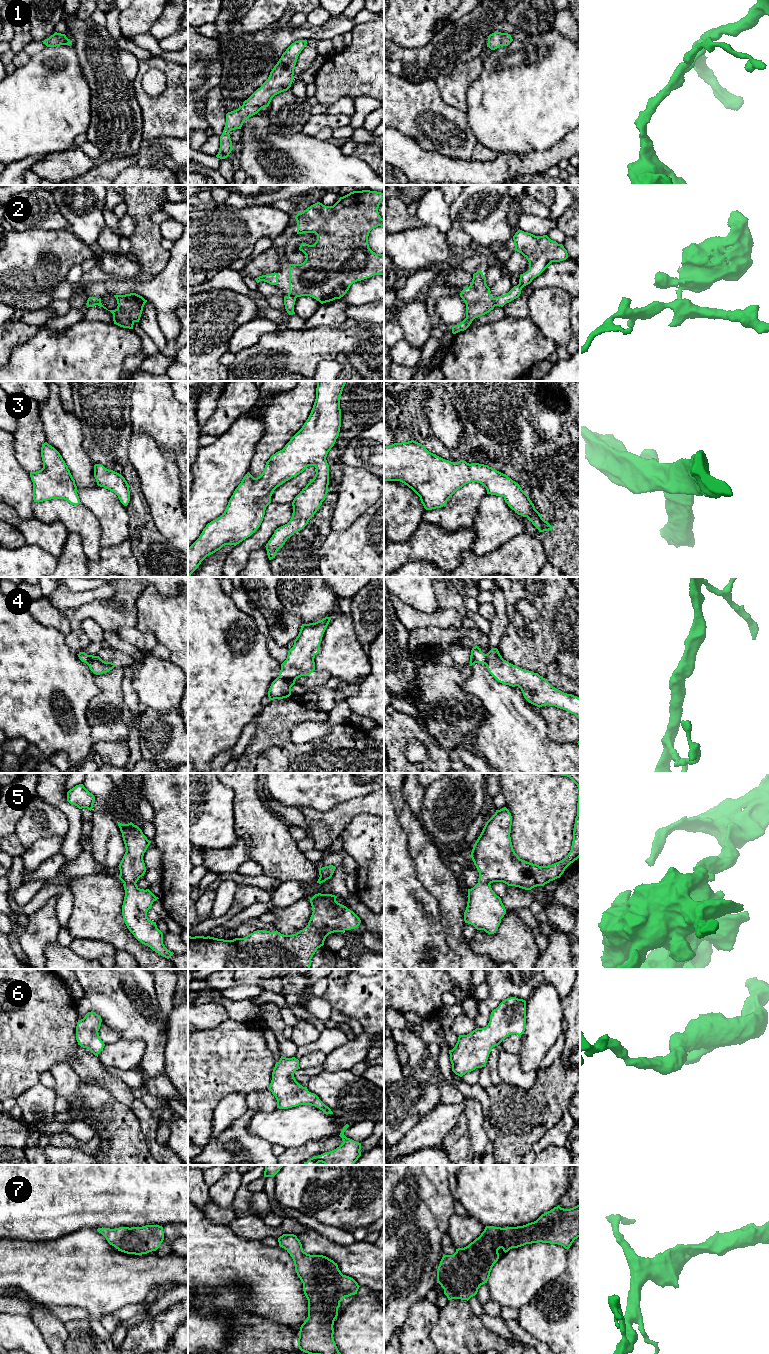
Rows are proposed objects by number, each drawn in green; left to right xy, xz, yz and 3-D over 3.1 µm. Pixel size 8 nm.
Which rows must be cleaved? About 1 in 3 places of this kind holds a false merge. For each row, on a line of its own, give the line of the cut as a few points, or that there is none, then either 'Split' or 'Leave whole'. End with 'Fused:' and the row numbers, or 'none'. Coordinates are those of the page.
1: No split. Leave whole
2: Split along xz (288, 295), (295, 298). Split
3: No split. Leave whole
4: No split. Leave whole
5: No split. Leave whole
6: No split. Leave whole
7: No split. Leave whole
Fused: 2

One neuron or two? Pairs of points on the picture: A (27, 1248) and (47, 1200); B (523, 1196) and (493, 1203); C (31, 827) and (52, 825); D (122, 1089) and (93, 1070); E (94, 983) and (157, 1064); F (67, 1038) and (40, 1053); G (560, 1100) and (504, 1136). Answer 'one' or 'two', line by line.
A: two
B: one
C: one
D: one
E: one
F: one
G: one

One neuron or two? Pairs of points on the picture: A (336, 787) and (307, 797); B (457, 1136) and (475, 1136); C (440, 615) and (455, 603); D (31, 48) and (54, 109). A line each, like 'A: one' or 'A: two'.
A: one
B: two
C: two
D: two

